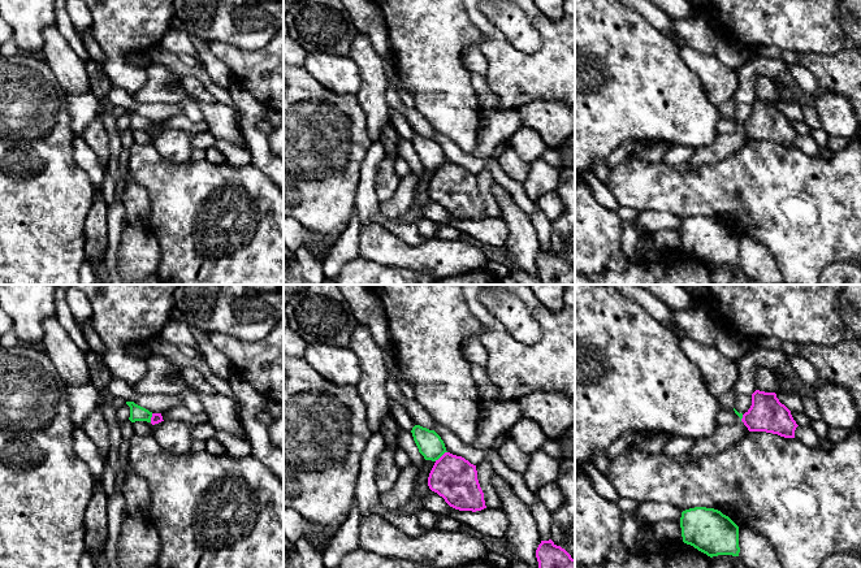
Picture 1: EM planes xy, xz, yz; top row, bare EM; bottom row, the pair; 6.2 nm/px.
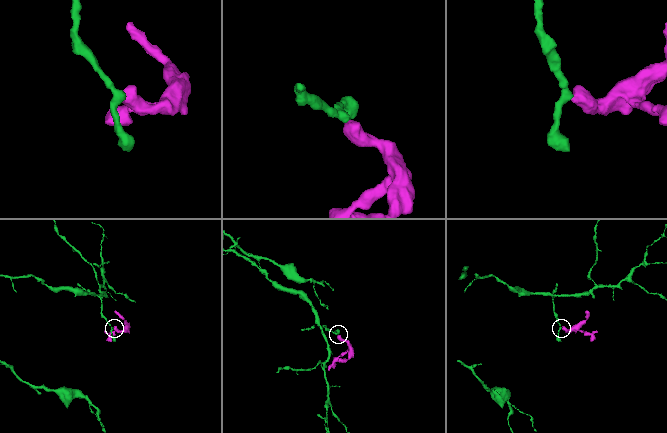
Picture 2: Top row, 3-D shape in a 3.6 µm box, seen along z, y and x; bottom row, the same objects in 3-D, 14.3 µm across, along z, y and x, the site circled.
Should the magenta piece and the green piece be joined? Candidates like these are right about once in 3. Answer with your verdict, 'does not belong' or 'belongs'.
does not belong

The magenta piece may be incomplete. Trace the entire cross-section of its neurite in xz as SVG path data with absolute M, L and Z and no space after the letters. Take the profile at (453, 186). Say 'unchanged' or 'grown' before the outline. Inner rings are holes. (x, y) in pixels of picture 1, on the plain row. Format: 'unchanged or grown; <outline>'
unchanged; M445 161L436 169L428 195L455 218L476 221L486 217L476 174L462 165Z

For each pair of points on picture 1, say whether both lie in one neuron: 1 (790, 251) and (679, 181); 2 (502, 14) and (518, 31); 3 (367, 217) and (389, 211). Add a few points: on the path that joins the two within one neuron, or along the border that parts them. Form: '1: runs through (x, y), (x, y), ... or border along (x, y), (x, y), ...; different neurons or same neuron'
1: runs through (764, 222), (726, 191), (708, 191); same neuron
2: runs through (506, 18), (515, 27); same neuron
3: border along (380, 203), (380, 211), (385, 216), (396, 219); different neurons

